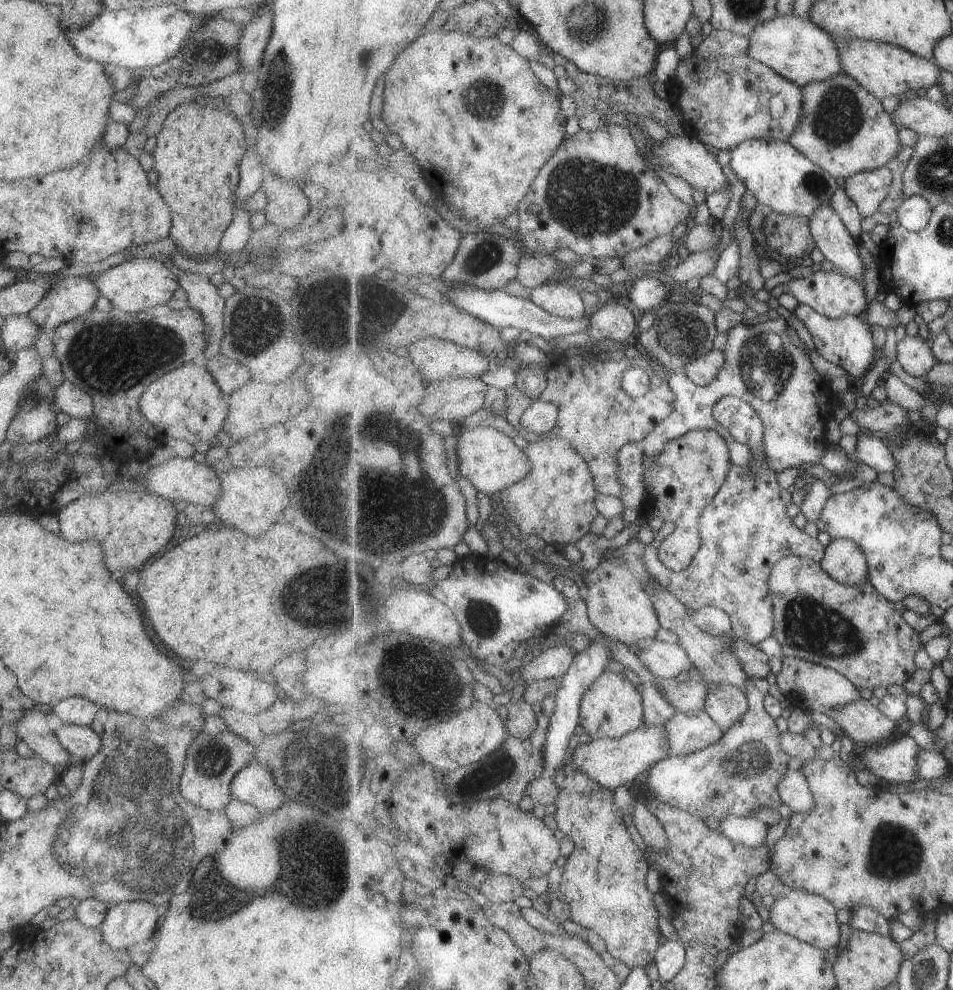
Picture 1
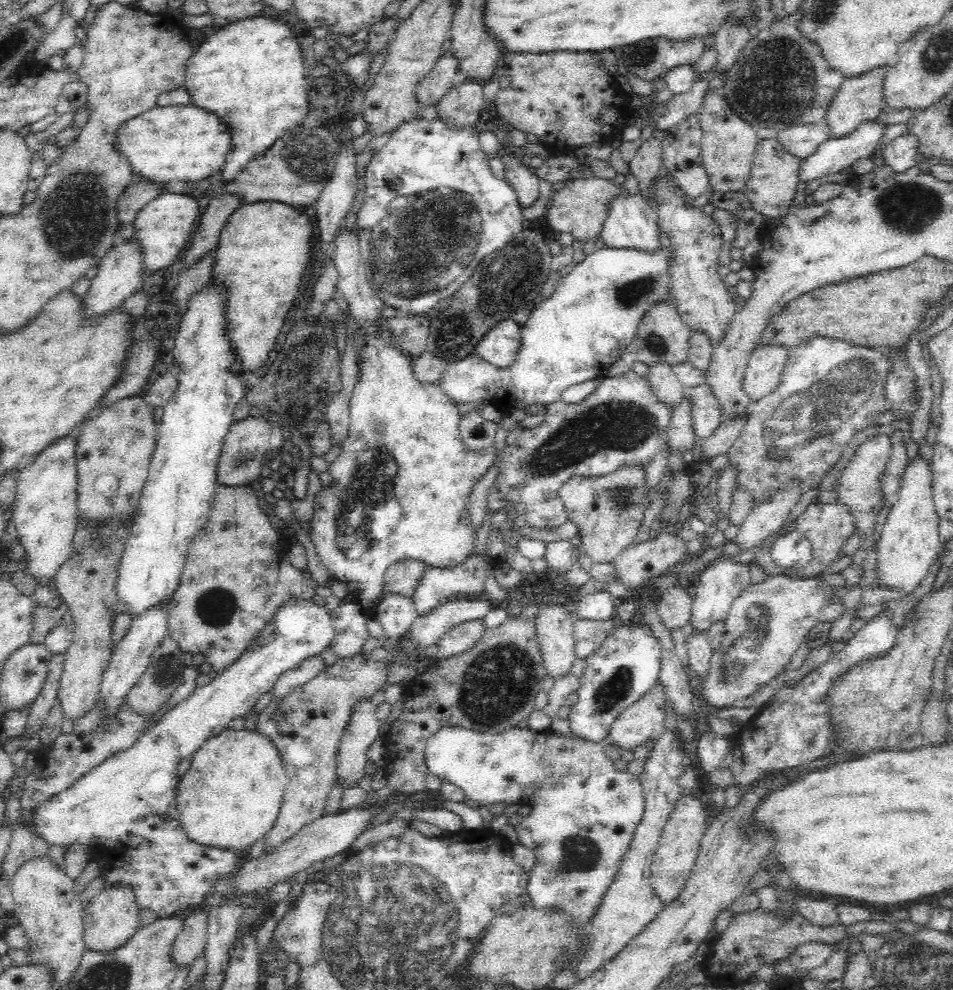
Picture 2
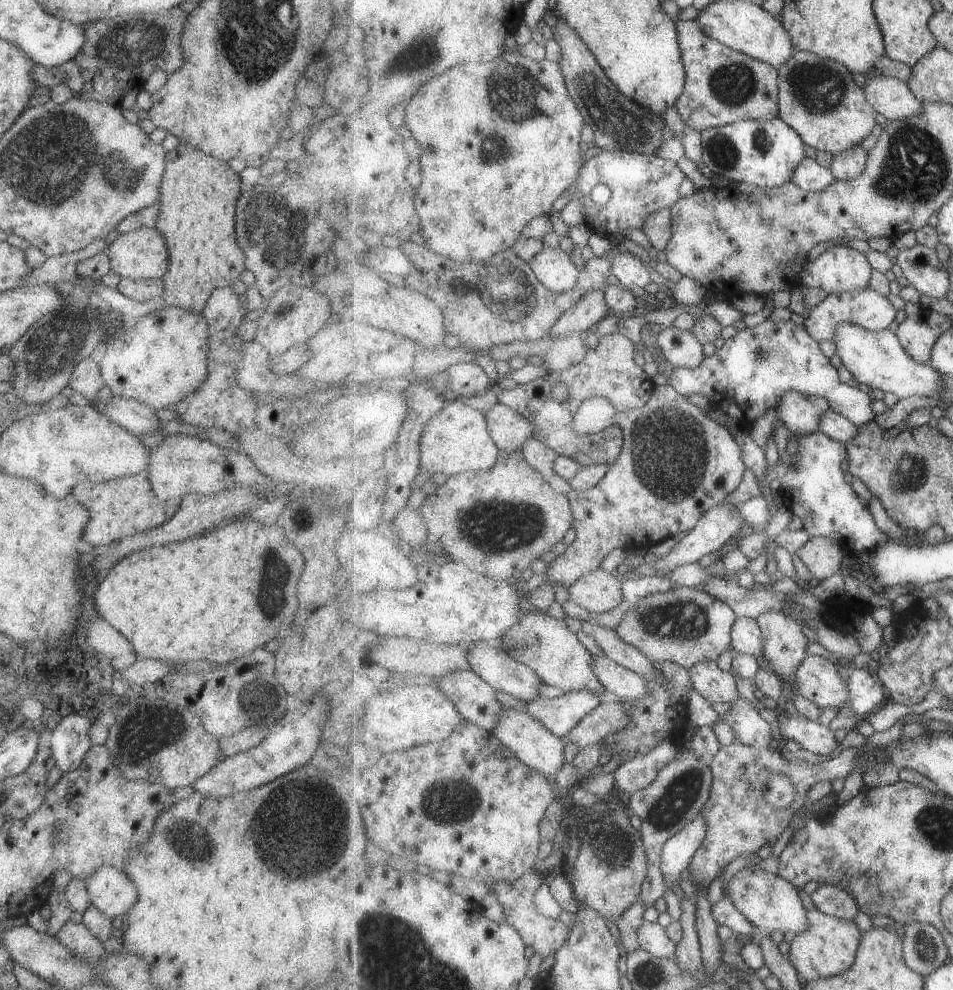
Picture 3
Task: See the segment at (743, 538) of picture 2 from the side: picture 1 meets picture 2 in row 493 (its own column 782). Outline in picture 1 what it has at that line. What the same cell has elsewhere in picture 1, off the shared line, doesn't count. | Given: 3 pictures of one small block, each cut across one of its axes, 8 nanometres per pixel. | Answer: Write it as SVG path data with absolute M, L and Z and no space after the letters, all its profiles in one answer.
M789 770L780 783L782 802L789 807L793 814L807 815L818 805L810 790L809 782L803 772Z

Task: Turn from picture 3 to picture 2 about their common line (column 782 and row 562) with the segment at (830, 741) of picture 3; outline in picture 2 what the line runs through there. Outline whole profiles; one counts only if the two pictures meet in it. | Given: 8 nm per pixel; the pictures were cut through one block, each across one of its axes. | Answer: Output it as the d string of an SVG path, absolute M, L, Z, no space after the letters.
M719 558L699 572L692 594L690 626L694 635L704 635L716 622L725 622L731 604L753 583L749 564Z

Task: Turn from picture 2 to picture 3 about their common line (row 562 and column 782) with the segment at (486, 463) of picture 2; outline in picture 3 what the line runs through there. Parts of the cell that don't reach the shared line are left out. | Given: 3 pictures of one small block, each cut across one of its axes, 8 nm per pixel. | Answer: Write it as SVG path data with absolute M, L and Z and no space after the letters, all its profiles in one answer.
M770 318L768 320L765 320L765 322L762 322L761 324L755 326L754 328L747 328L745 327L743 330L738 332L736 335L734 335L732 338L726 340L726 343L723 347L719 348L715 354L711 357L706 357L705 360L703 360L703 364L699 366L698 368L689 368L689 367L677 367L673 370L672 375L669 377L669 384L679 392L682 396L690 396L691 394L698 394L705 396L706 398L711 398L711 400L708 400L710 405L713 405L713 402L719 402L719 404L725 404L725 408L721 408L720 410L725 410L725 414L729 413L729 408L733 410L733 404L737 404L737 410L741 408L741 412L739 412L739 416L737 414L731 414L731 418L733 418L734 421L736 421L739 425L743 427L750 427L753 422L757 420L760 416L763 416L763 414L766 413L768 410L774 410L773 413L776 420L773 421L772 424L772 439L775 443L775 446L778 451L778 456L780 458L781 462L785 462L785 466L789 464L789 466L795 466L797 464L797 456L799 456L799 452L801 452L801 448L799 448L799 444L801 444L800 437L797 434L793 433L793 430L781 420L781 414L779 414L779 406L781 406L781 400L783 400L783 396L787 394L787 392L801 392L802 394L805 394L806 396L817 396L822 398L827 398L829 402L831 402L831 409L833 411L837 411L841 415L844 415L845 417L851 417L852 422L855 422L855 424L859 424L859 426L862 426L863 424L867 424L869 420L874 420L874 418L877 416L875 415L875 412L873 412L873 401L871 395L867 394L867 392L863 392L863 390L859 390L859 388L855 386L847 386L847 384L843 384L841 380L839 380L839 372L837 372L837 368L831 364L830 358L827 358L823 352L821 352L821 348L819 348L819 340L816 340L809 334L807 331L807 328L805 324L799 326L793 322L793 320L788 320L787 322L774 322Z

